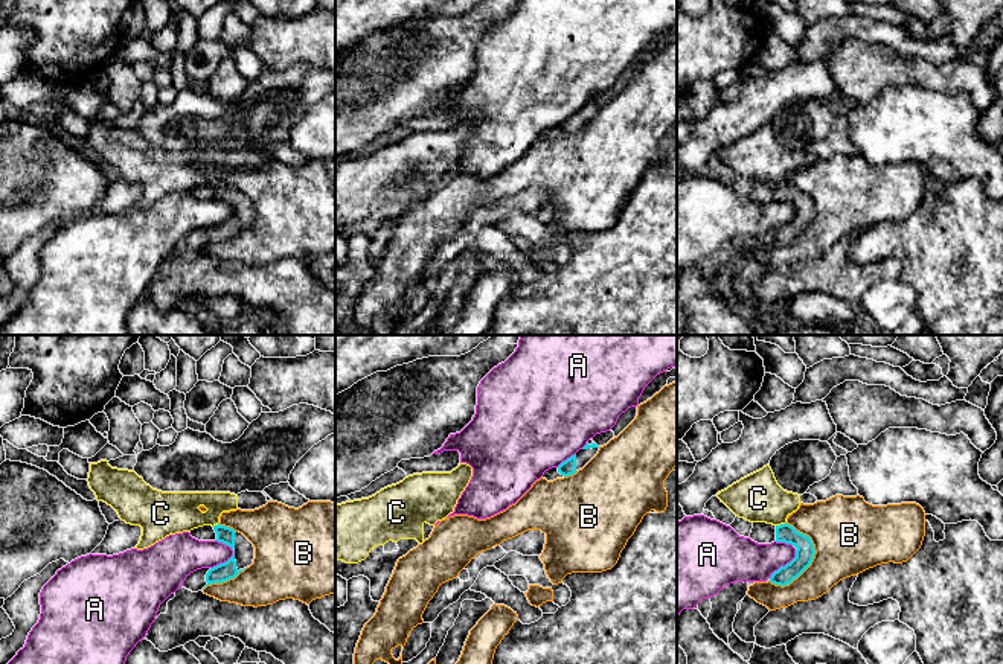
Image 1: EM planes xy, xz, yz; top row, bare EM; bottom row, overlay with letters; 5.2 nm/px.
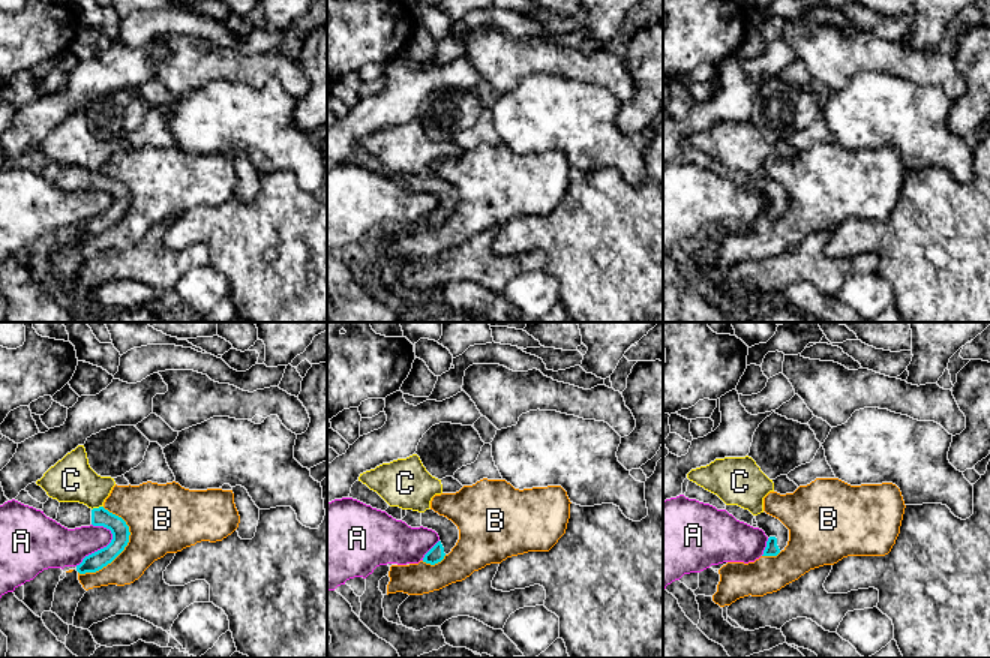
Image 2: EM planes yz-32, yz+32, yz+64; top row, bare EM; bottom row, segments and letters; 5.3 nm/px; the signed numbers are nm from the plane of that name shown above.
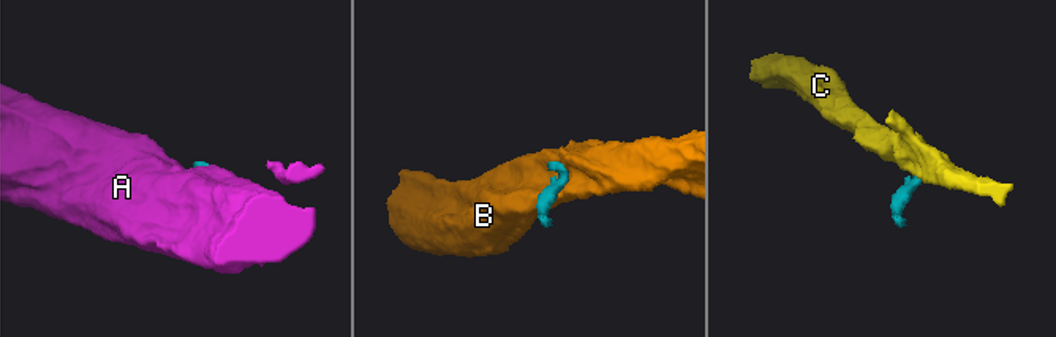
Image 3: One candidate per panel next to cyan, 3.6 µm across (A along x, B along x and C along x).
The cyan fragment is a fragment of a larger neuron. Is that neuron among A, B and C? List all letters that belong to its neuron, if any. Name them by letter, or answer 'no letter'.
no letter

